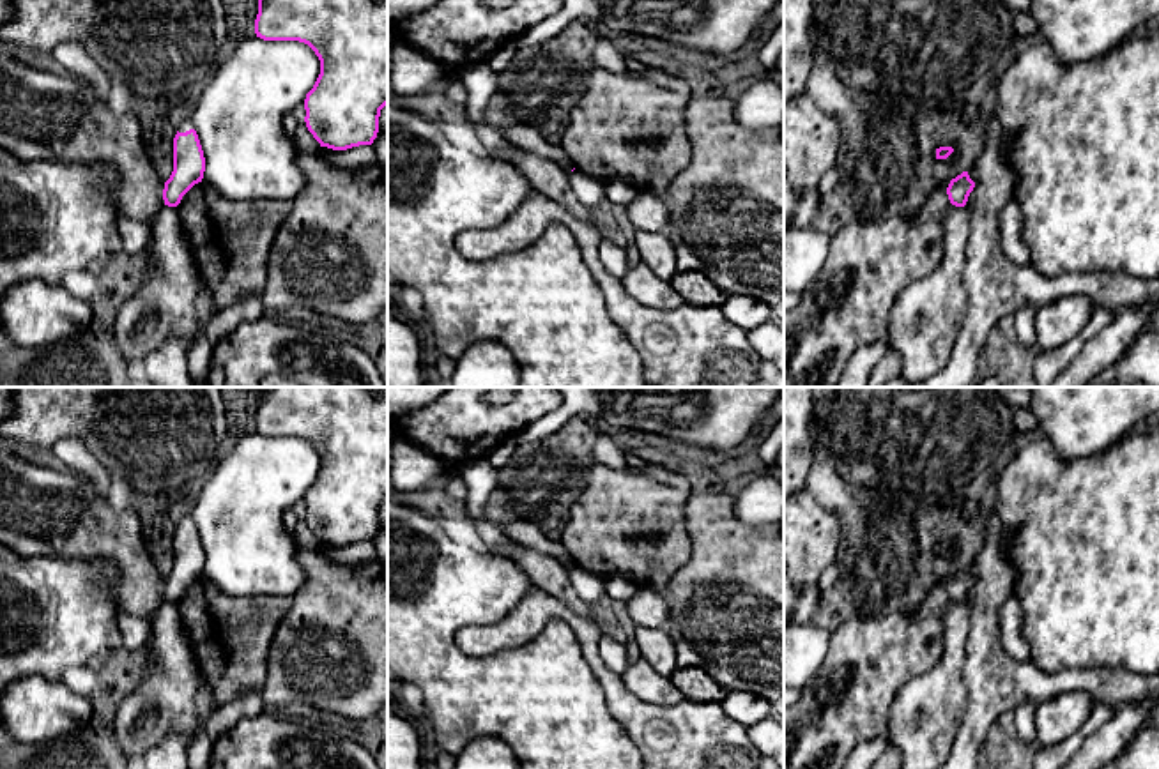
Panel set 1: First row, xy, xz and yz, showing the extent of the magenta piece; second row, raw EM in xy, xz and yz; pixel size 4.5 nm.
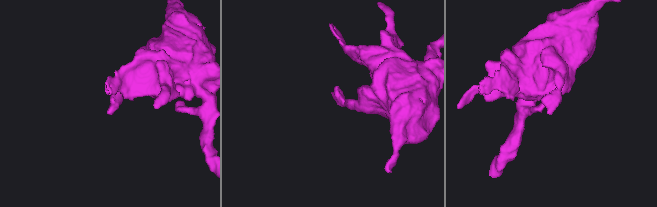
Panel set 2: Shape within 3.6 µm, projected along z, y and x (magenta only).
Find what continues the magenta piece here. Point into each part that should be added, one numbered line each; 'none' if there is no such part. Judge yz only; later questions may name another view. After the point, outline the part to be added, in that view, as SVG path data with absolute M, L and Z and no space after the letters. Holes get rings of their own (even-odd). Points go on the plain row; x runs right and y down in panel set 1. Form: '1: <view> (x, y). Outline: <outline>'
none

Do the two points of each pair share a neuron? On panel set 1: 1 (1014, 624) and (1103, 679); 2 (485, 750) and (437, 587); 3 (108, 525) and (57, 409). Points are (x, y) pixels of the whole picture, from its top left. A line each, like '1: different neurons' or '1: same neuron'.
1: different neurons
2: different neurons
3: different neurons

